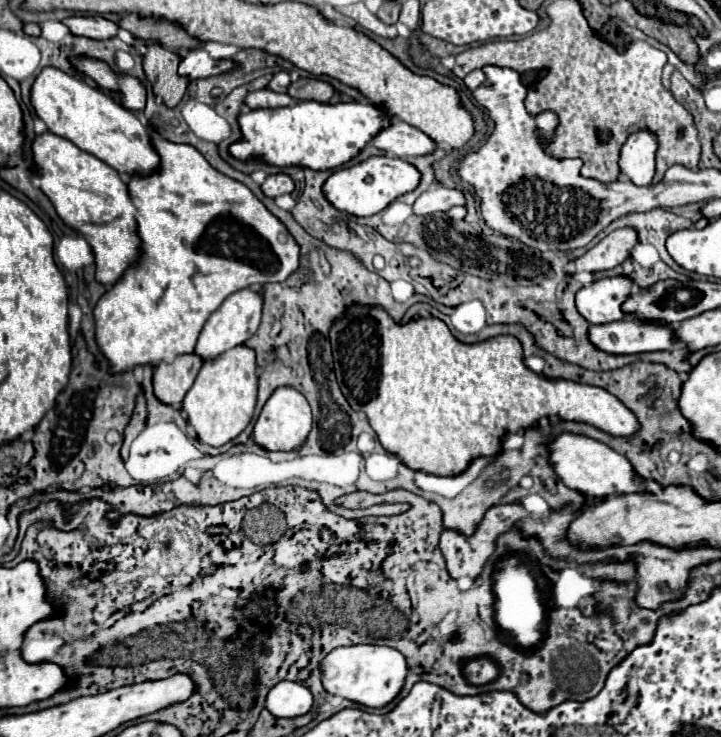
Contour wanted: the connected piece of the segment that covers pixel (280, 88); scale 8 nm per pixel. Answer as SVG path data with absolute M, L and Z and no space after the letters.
M280 71L280 73L276 73L276 75L272 77L272 81L268 83L268 89L278 91L278 93L286 93L288 85L290 85L290 75L288 75L288 71Z

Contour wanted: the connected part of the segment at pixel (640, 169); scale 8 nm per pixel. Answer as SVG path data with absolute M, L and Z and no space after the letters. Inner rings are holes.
M650 131L632 133L620 149L620 173L634 185L650 185L654 177L656 147L656 137Z

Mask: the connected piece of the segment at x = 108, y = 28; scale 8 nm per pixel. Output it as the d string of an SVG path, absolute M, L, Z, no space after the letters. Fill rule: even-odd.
M74 15L74 17L68 17L62 21L72 35L76 37L90 37L90 39L110 39L116 35L118 27L116 23L112 21L106 21L104 17L100 15L88 15L88 17L82 17L82 15Z

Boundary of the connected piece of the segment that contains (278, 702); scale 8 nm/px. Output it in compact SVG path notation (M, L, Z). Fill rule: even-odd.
M280 681L266 697L266 709L274 717L298 717L312 709L312 693L300 683Z

